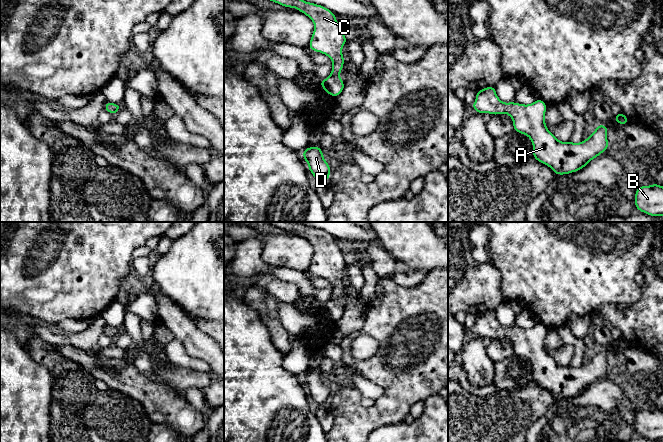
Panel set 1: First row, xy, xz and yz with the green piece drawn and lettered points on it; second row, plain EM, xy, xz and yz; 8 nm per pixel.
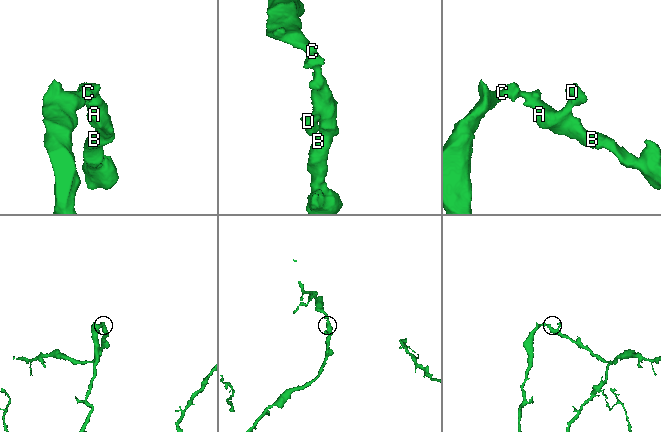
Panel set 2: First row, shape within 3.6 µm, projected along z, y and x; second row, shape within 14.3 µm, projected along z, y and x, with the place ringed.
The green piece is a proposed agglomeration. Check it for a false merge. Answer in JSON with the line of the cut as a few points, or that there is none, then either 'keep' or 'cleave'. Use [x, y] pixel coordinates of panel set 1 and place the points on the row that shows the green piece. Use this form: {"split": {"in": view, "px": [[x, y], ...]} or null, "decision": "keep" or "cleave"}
{"split": null, "decision": "keep"}

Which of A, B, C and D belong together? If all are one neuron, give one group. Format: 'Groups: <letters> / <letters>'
Groups: A B C D

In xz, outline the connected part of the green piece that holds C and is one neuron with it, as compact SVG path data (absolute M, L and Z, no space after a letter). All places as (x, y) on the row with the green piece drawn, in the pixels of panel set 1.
M270 0L278 3L283 7L293 8L297 11L304 13L314 23L314 31L311 36L308 47L314 52L320 52L327 55L332 59L332 71L331 74L324 80L320 81L320 86L327 92L331 97L339 96L345 87L343 80L339 77L339 73L343 70L344 58L342 55L342 47L347 44L347 39L343 33L343 30L339 23L336 21L336 15L329 9L319 4L306 2L304 0Z

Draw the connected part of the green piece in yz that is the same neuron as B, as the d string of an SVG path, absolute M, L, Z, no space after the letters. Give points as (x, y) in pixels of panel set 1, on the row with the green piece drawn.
M652 183L650 186L639 186L635 191L636 210L649 216L663 216L663 186Z

